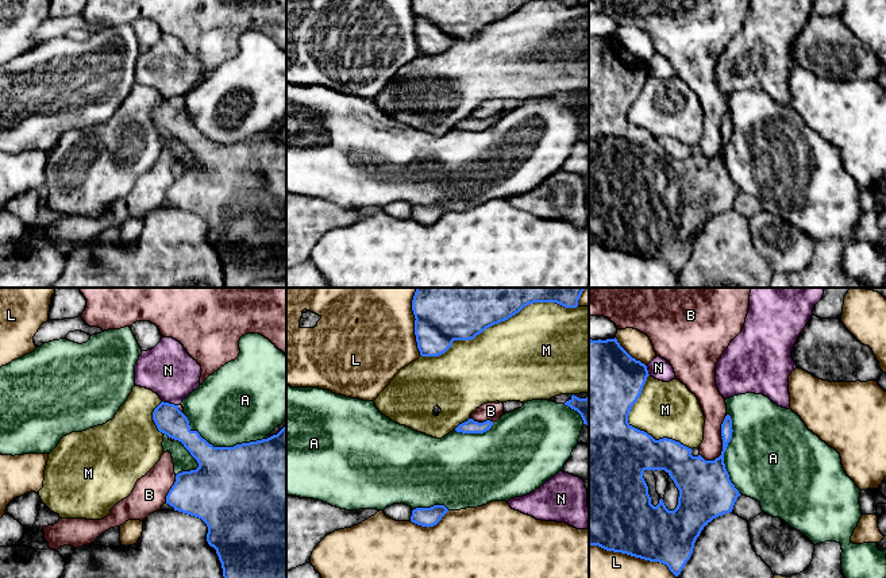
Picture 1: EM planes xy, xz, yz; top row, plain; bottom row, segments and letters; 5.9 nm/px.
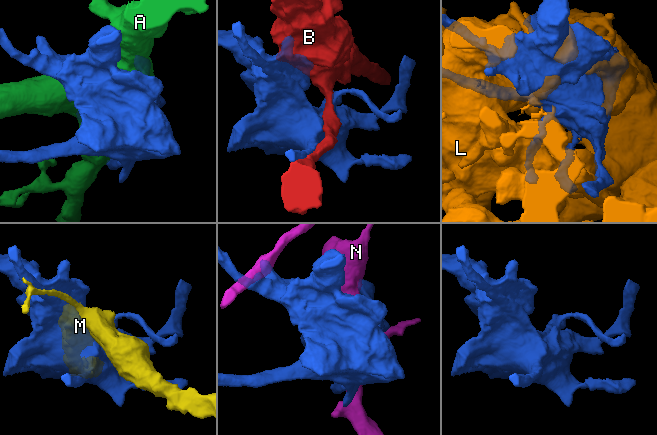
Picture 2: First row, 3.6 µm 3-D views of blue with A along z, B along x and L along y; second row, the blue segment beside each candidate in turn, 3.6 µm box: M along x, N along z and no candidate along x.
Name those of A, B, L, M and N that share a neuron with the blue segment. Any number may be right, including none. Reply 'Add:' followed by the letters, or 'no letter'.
Add: no letter

